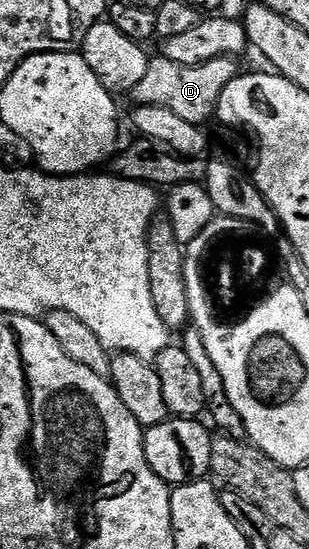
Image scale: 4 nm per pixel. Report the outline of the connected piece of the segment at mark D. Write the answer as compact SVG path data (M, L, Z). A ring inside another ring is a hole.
M163 55L151 58L146 67L146 75L138 82L130 94L137 106L166 107L166 111L174 111L174 115L182 115L186 123L203 126L204 121L214 117L216 105L220 102L222 91L238 75L235 60L232 57L215 57L201 65L183 65L166 59Z

